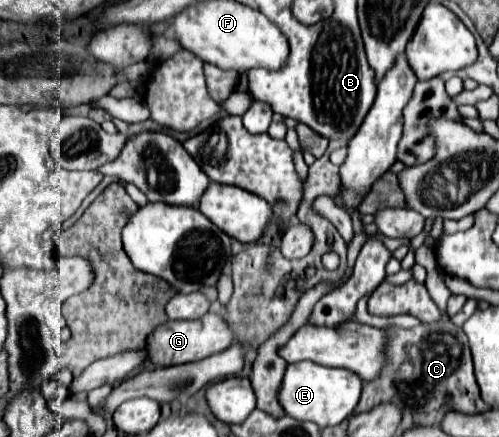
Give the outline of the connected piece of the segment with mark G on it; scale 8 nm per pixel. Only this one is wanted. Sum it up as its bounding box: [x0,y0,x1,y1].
[147,311,235,367]

